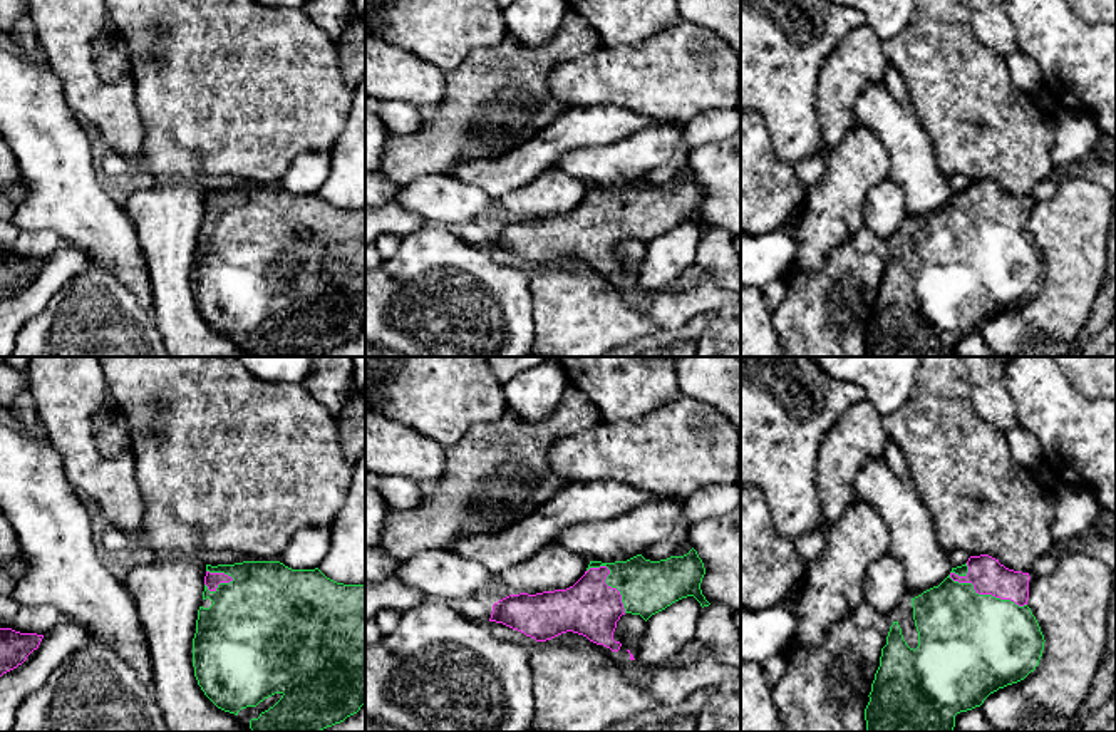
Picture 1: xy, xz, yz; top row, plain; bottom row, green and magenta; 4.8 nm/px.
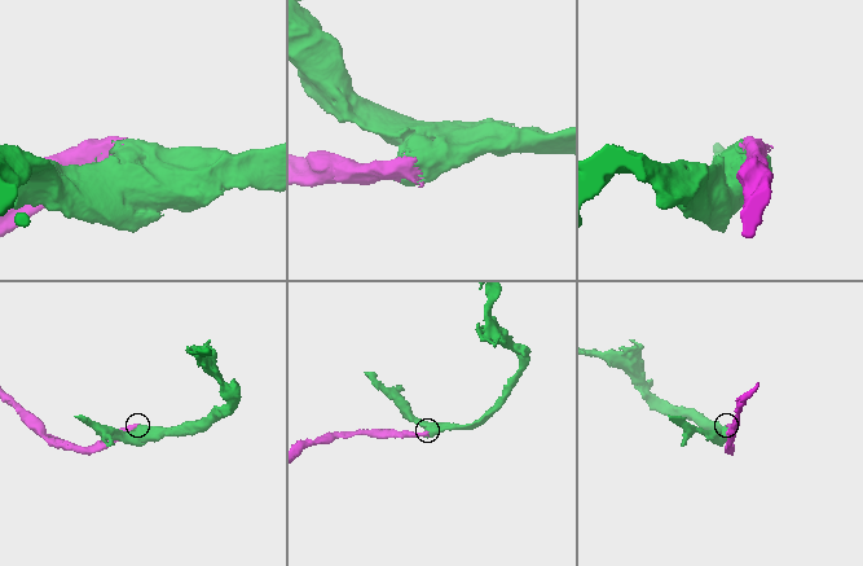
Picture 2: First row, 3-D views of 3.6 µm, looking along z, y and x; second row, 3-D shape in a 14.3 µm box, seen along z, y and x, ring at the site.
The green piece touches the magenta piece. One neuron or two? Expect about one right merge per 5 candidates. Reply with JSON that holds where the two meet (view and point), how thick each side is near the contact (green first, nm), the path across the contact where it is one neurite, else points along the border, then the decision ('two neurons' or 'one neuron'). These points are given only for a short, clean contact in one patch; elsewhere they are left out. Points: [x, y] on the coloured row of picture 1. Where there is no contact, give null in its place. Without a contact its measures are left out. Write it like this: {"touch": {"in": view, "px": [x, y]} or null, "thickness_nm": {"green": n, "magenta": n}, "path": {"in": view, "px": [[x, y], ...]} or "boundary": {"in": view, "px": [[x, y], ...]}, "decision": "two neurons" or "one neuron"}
{"touch": {"in": "yz", "px": [987, 595]}, "thickness_nm": {"green": 480, "magenta": 170}, "decision": "one neuron"}

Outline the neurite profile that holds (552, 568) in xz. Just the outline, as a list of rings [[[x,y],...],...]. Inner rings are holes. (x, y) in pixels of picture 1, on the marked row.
[[[553,541],[524,563],[504,570],[501,578],[511,595],[566,590],[585,575],[588,564],[586,558]]]

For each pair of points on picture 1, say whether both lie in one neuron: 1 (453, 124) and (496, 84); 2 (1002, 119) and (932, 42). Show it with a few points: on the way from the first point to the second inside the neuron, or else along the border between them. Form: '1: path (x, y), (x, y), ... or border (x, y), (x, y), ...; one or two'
1: path (463, 118), (486, 94); one
2: path (984, 101), (944, 61); one

